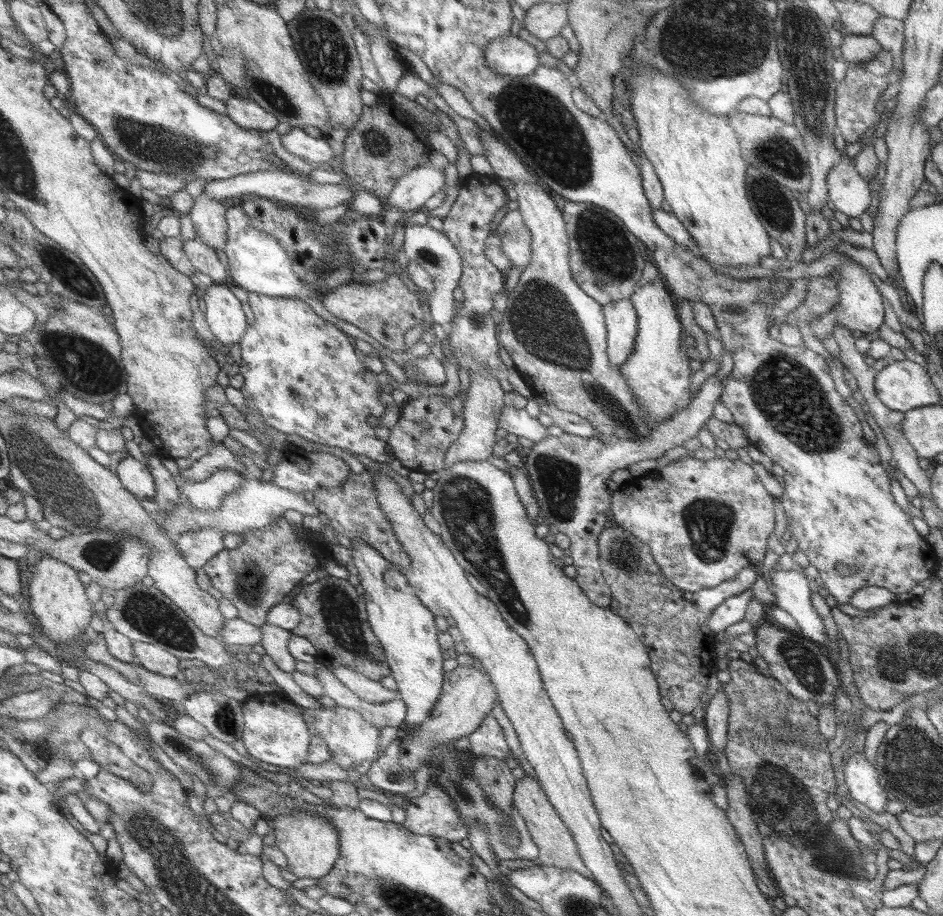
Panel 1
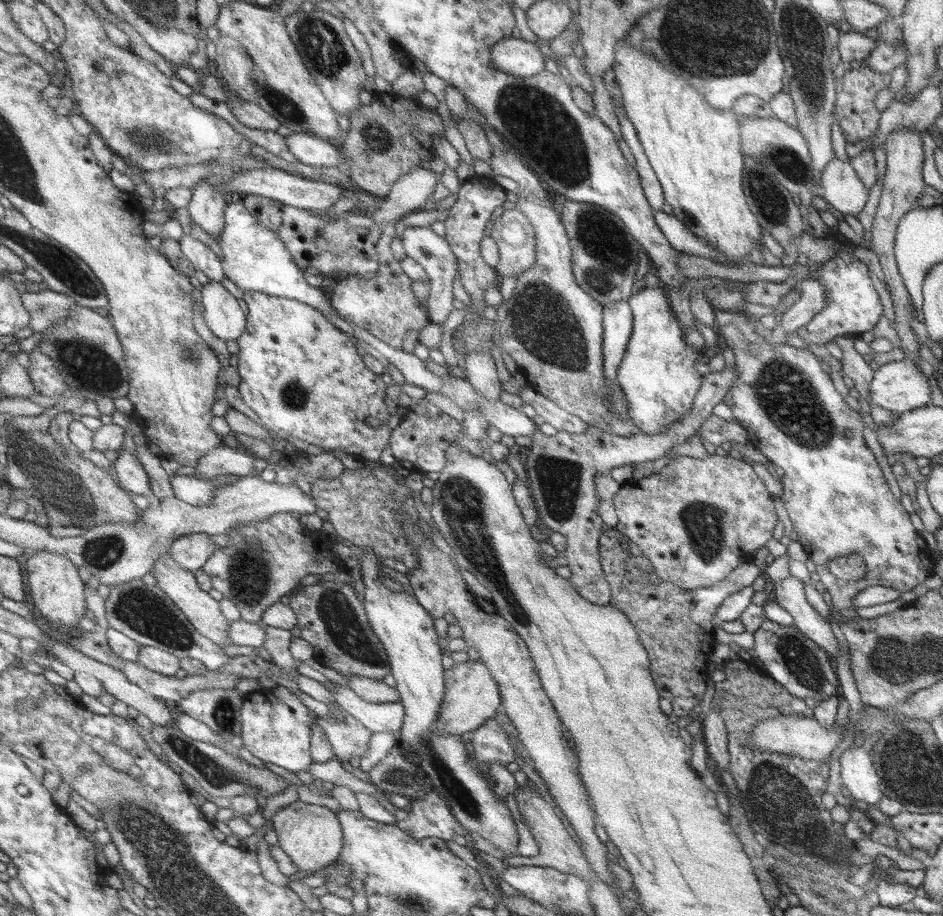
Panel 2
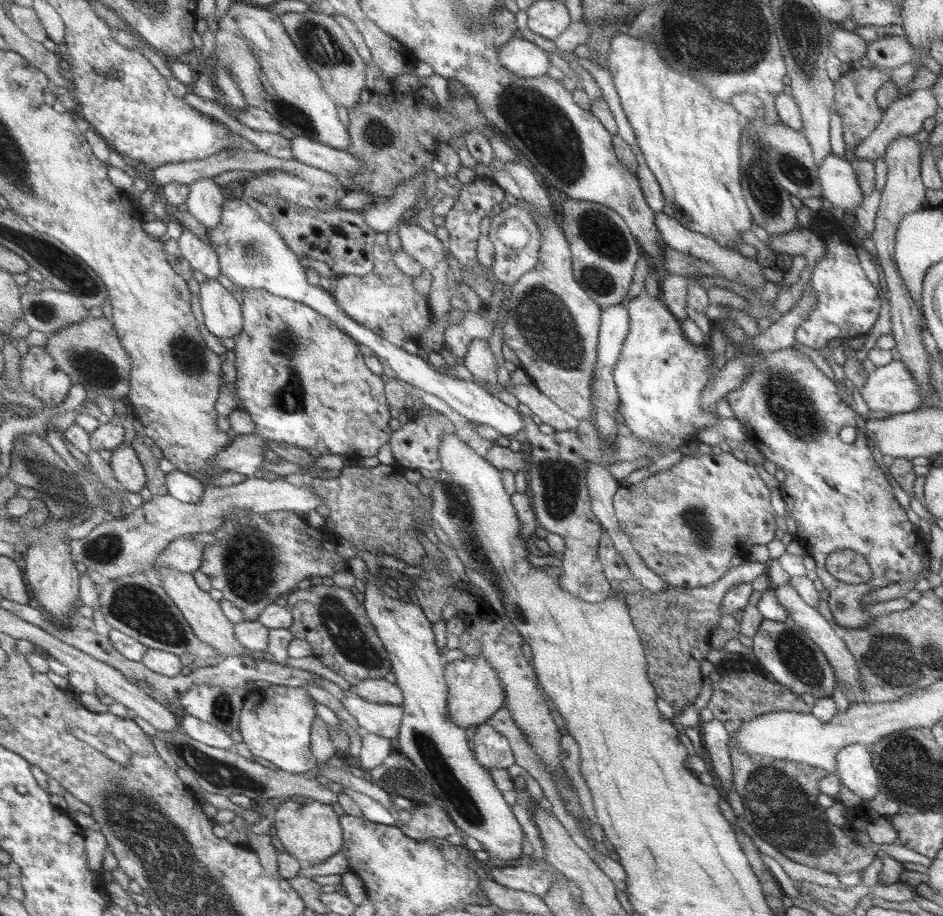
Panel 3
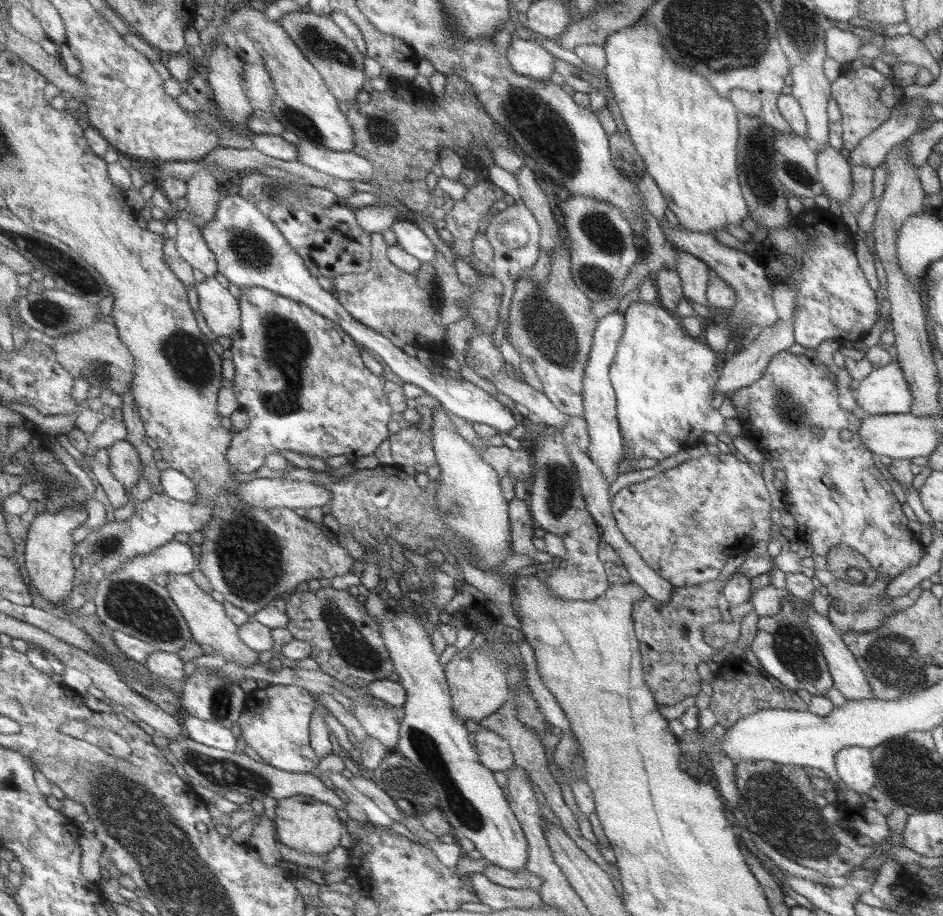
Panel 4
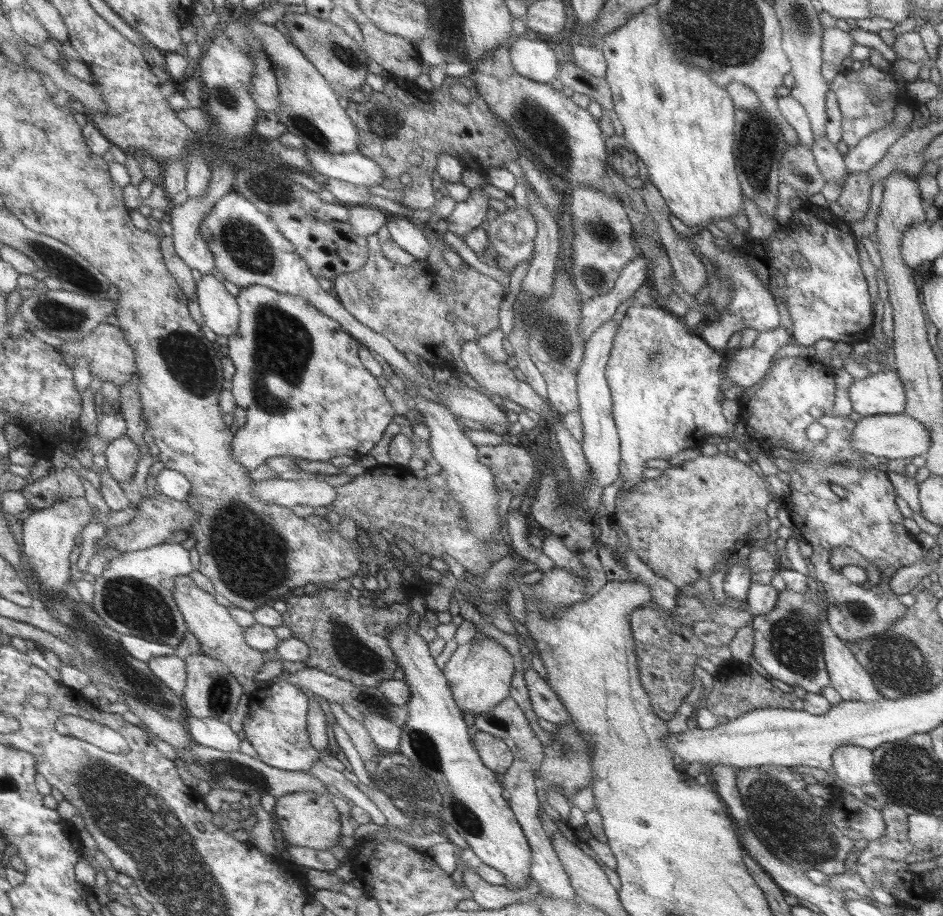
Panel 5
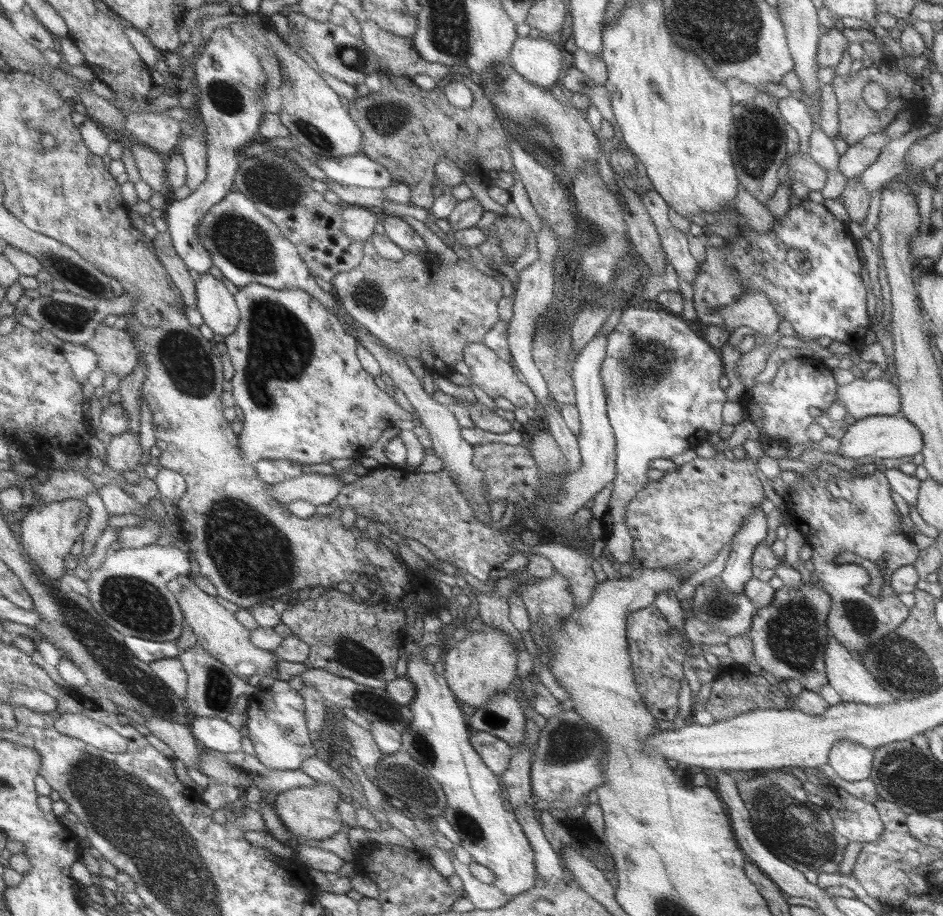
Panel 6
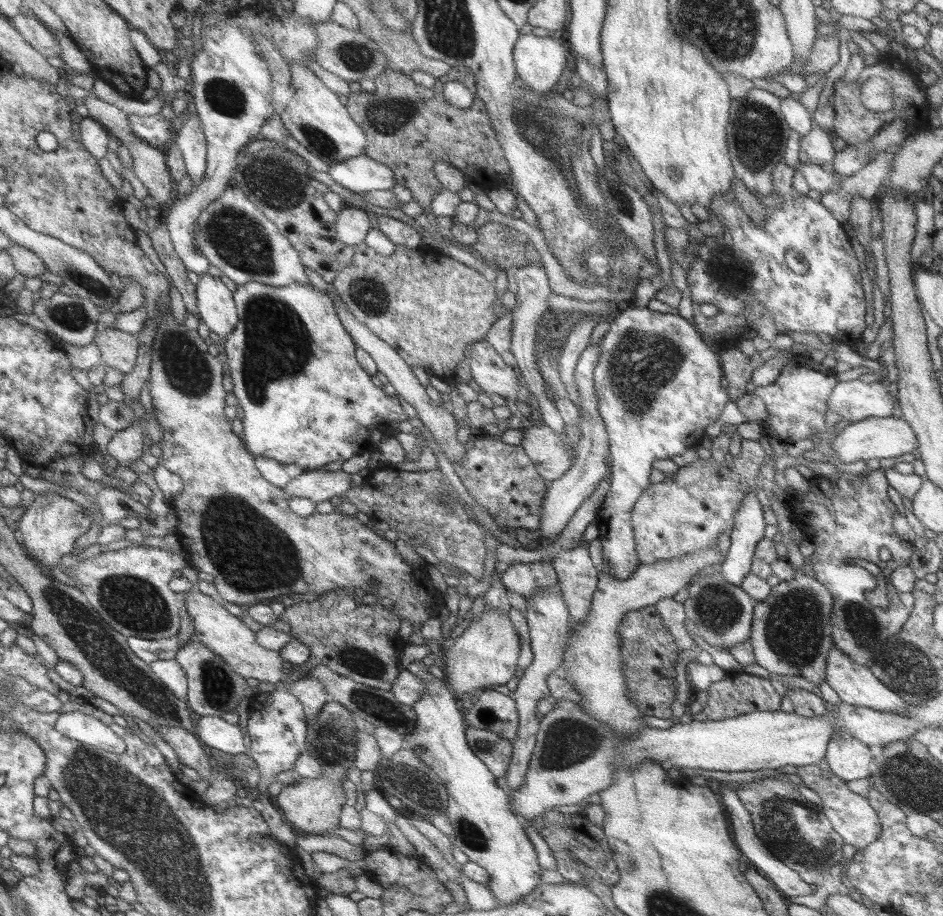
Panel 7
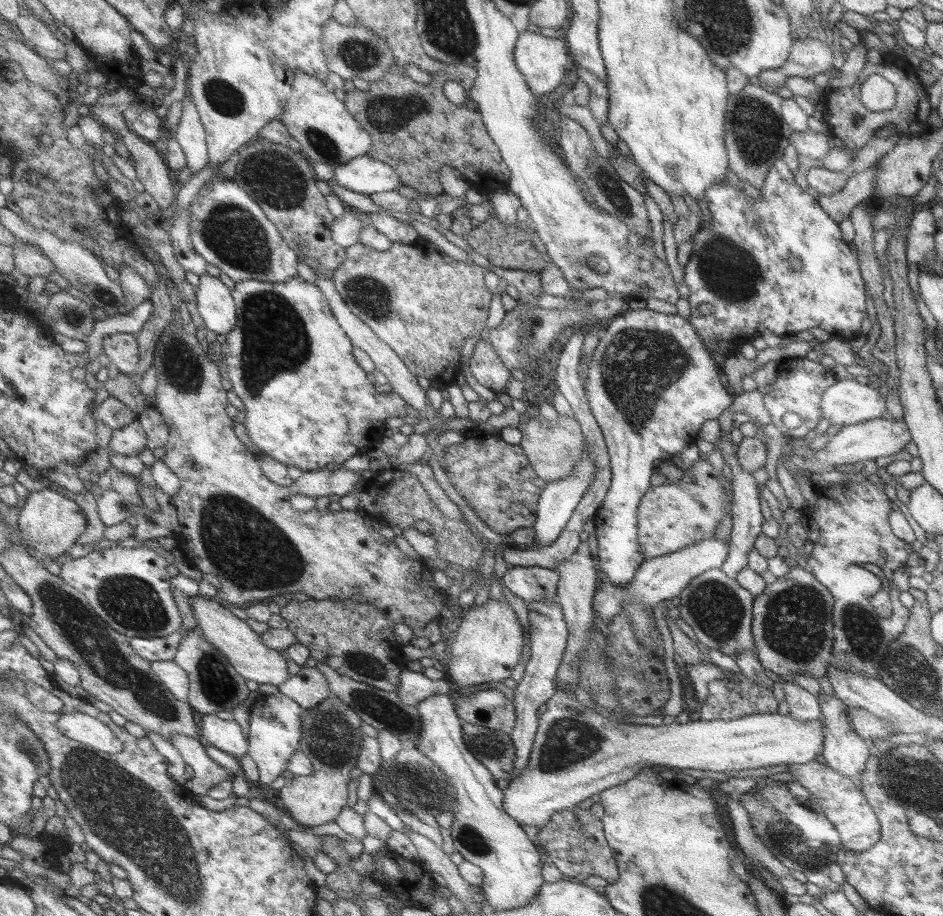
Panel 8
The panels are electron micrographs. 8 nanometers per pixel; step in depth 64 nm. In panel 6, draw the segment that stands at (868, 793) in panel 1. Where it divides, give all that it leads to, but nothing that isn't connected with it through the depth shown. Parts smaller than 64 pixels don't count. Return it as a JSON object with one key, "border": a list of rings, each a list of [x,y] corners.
{"border":[[[836,742],[829,749],[827,763],[843,780],[857,782],[870,778],[872,751],[852,742]]]}

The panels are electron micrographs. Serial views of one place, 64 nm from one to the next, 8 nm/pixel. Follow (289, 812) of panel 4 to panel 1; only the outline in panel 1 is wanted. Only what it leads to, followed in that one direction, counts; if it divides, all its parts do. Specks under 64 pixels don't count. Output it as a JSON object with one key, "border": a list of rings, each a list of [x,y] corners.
{"border":[[[299,810],[269,821],[275,836],[274,845],[287,857],[288,869],[298,878],[323,878],[331,873],[340,857],[340,835],[336,827],[313,811]]]}

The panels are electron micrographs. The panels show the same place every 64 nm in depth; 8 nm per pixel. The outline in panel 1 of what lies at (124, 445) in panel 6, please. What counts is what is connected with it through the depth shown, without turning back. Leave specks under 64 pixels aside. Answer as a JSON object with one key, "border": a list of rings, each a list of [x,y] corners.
{"border":[[[128,457],[119,461],[118,465],[114,467],[116,473],[120,475],[121,482],[136,497],[140,500],[153,500],[157,492],[156,482],[153,473],[147,464],[139,462],[135,458]]]}

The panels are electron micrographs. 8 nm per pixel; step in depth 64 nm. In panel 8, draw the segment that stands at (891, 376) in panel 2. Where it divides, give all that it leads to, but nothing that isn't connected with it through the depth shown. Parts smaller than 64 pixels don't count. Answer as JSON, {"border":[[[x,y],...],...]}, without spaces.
{"border":[[[835,378],[820,396],[820,419],[826,419],[829,426],[851,426],[885,417],[888,416],[885,399],[877,389],[853,378]]]}

